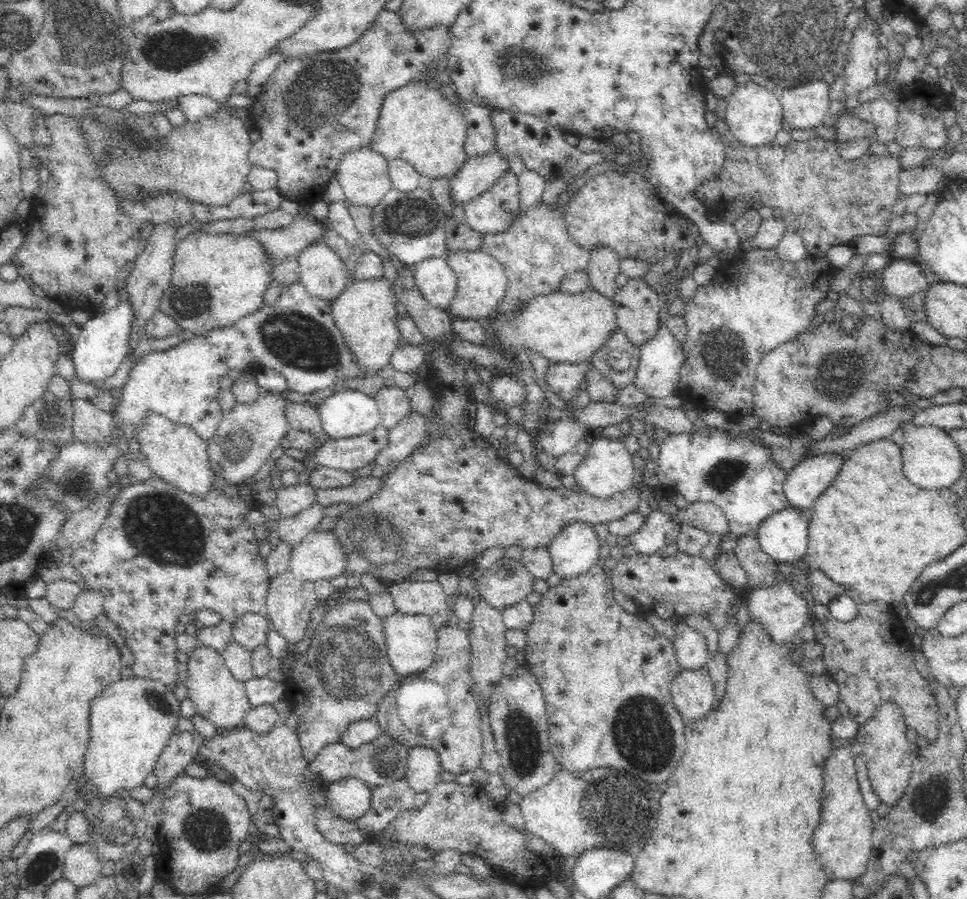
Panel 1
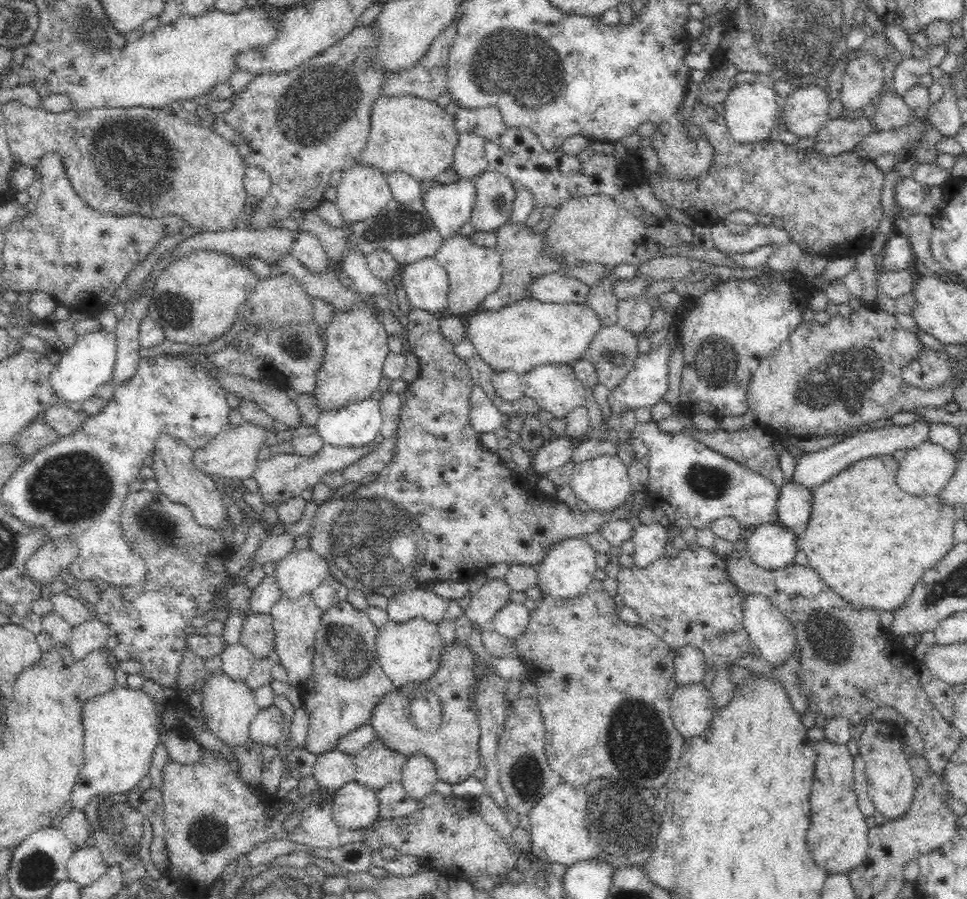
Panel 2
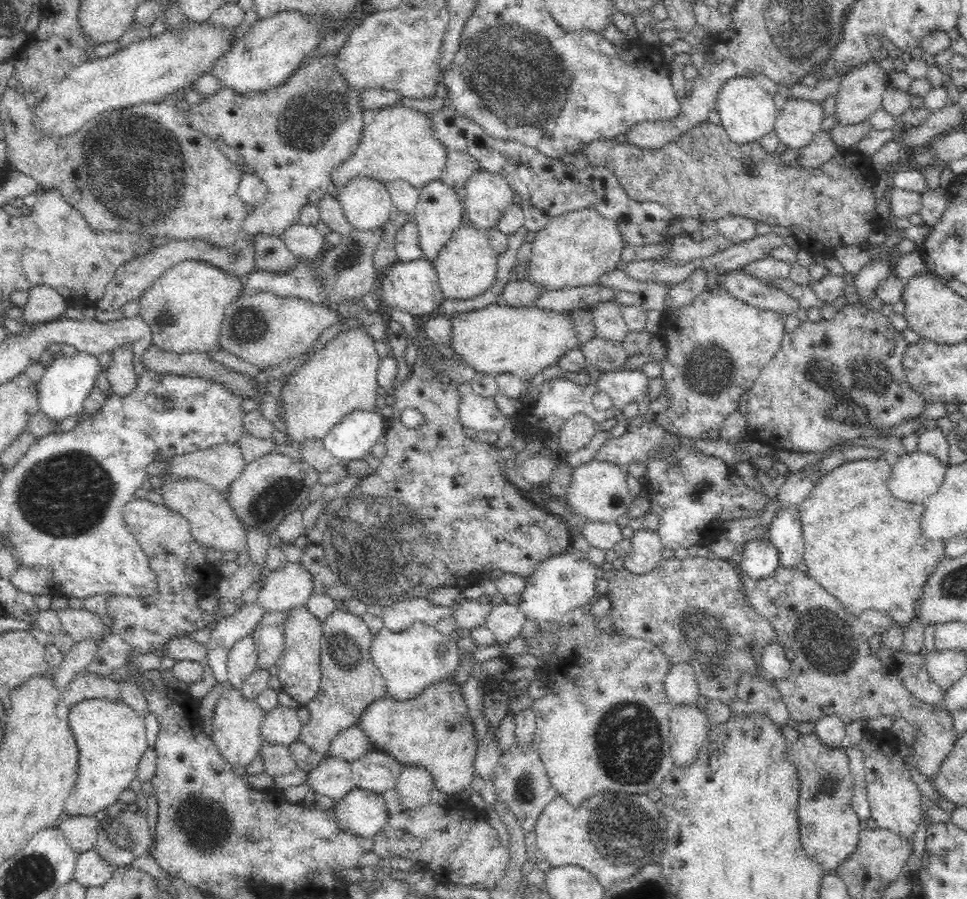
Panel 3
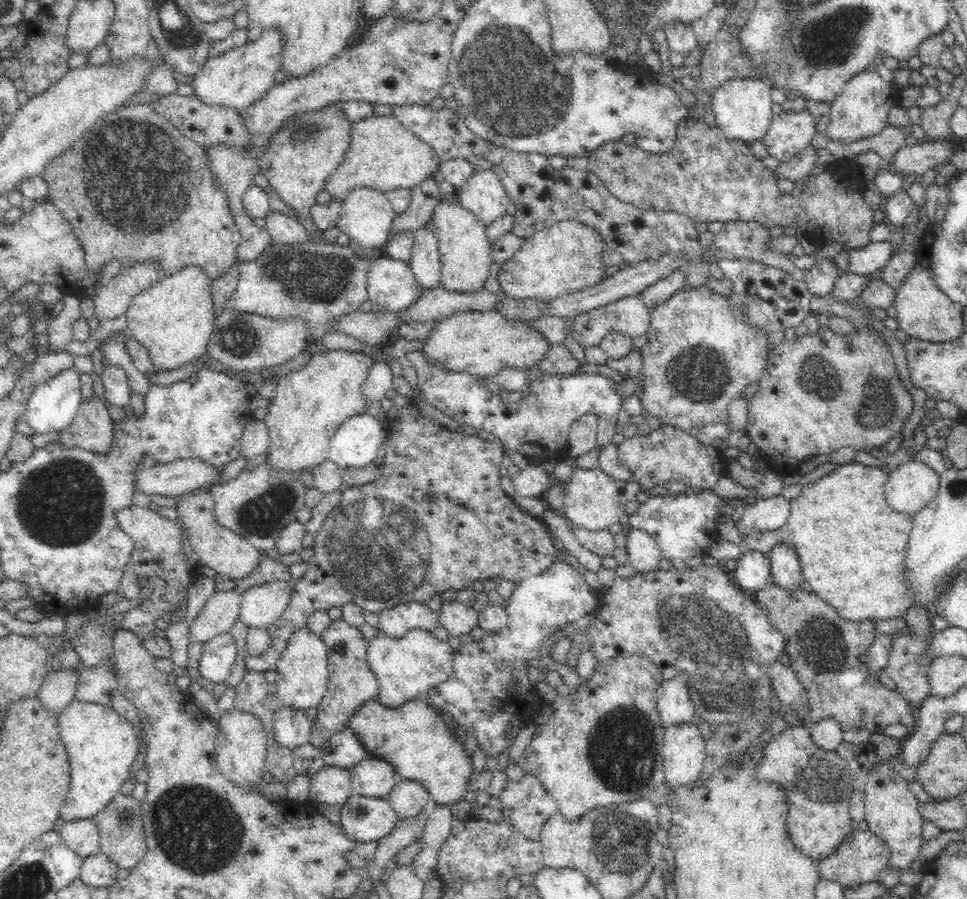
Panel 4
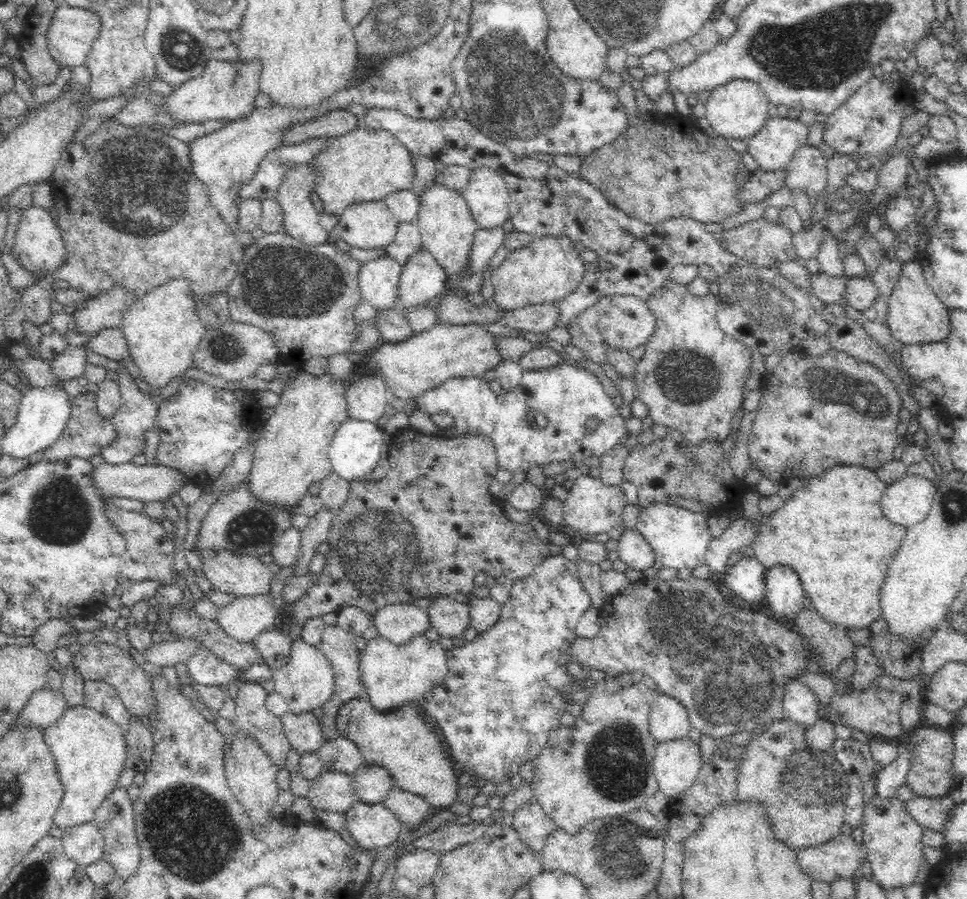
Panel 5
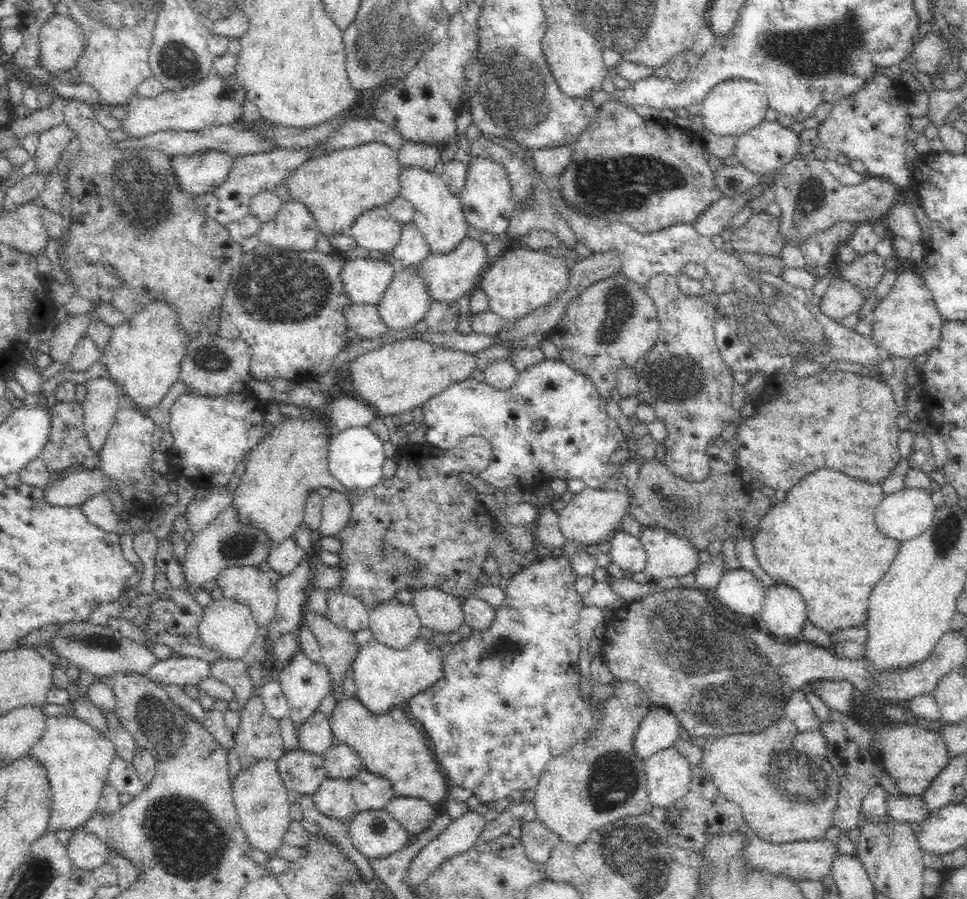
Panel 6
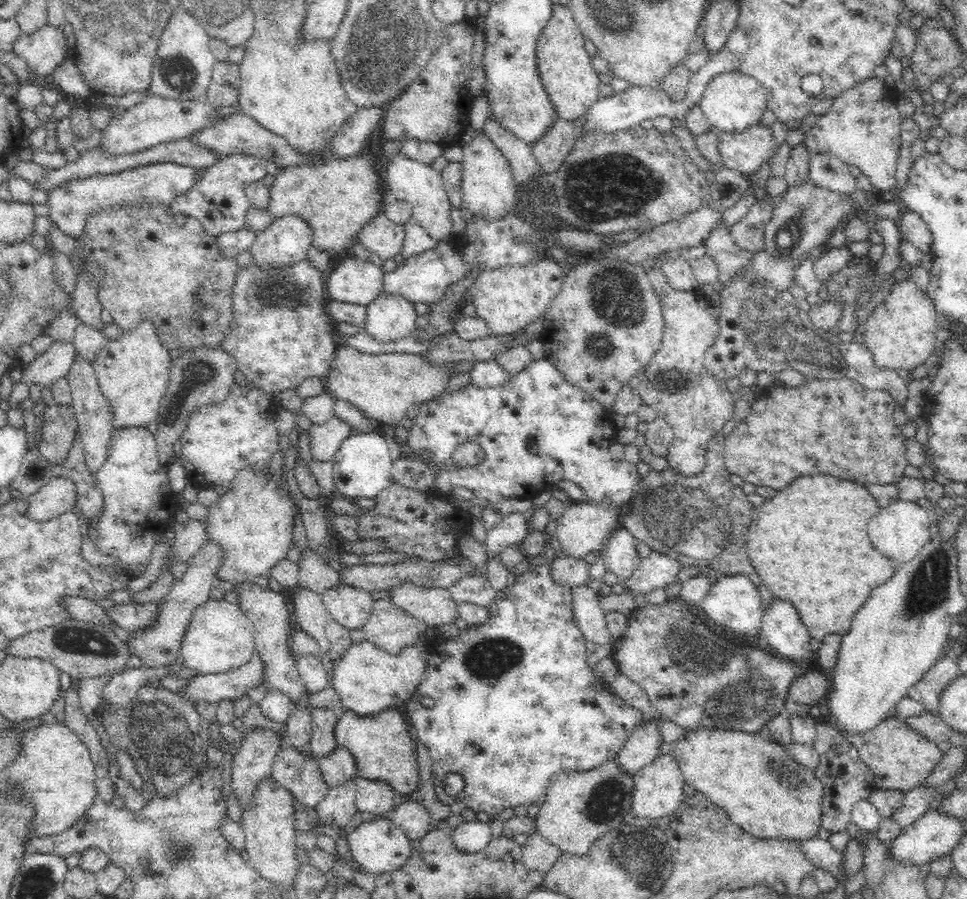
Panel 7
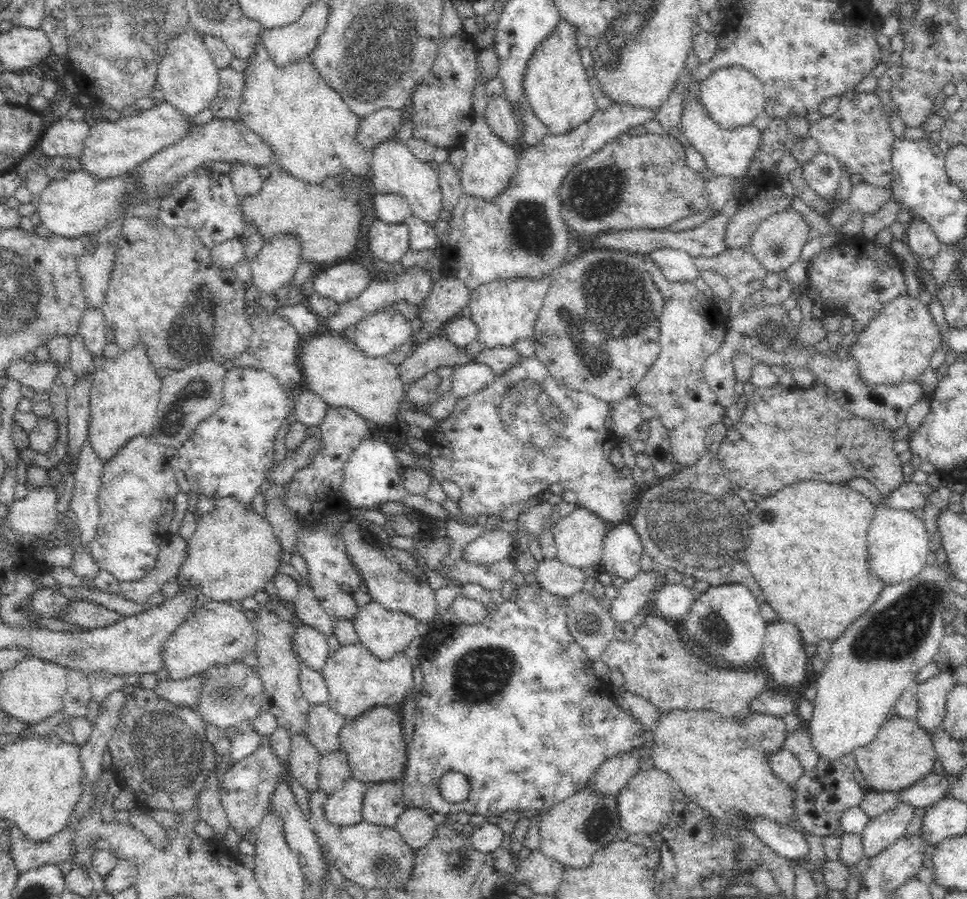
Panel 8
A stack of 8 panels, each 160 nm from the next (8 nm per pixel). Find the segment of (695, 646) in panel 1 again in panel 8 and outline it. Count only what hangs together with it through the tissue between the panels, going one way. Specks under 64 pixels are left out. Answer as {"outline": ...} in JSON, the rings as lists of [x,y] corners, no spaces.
{"outline":[[[638,748],[612,756],[601,764],[601,767],[591,776],[587,786],[599,790],[599,793],[604,796],[606,794],[617,796],[628,781],[641,770],[643,762],[643,758],[639,758]]]}

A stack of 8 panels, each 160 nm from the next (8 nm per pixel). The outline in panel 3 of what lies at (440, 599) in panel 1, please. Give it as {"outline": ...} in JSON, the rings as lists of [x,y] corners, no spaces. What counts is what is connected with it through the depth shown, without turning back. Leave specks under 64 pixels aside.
{"outline":[[[410,598],[401,600],[390,606],[381,607],[383,626],[392,632],[402,632],[414,622],[422,622],[436,626],[440,620],[453,614],[452,606],[438,606],[426,598]]]}

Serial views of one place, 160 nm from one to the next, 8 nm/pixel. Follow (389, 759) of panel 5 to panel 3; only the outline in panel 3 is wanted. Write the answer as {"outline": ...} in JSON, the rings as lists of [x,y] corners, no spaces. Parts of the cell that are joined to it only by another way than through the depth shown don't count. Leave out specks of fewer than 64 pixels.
{"outline":[[[448,678],[432,684],[414,698],[404,702],[386,696],[366,707],[358,725],[363,730],[364,736],[375,745],[376,751],[393,756],[402,765],[423,766],[432,775],[435,788],[442,794],[451,795],[467,791],[475,777],[474,761],[479,741],[476,739],[473,722],[466,712],[464,697],[460,693],[462,689],[462,685]]]}

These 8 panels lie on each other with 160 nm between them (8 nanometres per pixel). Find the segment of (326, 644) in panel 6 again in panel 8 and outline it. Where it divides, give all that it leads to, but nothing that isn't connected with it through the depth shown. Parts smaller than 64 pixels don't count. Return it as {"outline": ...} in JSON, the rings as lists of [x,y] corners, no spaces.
{"outline":[[[299,585],[293,603],[296,619],[318,629],[318,631],[326,635],[326,638],[333,634],[334,619],[322,608],[310,585]]]}

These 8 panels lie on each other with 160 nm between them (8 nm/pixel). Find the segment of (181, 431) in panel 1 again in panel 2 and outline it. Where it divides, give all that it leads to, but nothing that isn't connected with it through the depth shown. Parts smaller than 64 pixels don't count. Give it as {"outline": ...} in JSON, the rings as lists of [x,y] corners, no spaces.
{"outline":[[[163,433],[156,440],[152,454],[152,459],[154,459],[152,469],[155,473],[155,481],[158,483],[158,490],[172,502],[186,505],[192,511],[194,520],[202,527],[216,531],[225,530],[228,512],[222,503],[223,493],[218,489],[221,483],[206,473],[200,473],[194,467],[192,458],[194,458],[194,449],[188,447],[186,443],[182,443],[182,440]]]}

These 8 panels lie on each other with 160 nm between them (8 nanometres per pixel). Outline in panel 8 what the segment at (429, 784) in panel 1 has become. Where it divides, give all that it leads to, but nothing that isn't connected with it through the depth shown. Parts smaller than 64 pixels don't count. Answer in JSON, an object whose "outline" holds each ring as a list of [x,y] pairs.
{"outline":[[[407,807],[394,824],[406,844],[414,851],[420,850],[433,839],[437,830],[430,815],[421,808]]]}

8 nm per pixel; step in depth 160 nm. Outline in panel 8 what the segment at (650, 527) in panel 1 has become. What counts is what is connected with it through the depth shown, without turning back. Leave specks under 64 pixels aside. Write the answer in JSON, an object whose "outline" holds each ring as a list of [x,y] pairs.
{"outline":[[[613,524],[606,534],[599,566],[610,575],[632,580],[641,571],[643,553],[641,539],[631,524]]]}

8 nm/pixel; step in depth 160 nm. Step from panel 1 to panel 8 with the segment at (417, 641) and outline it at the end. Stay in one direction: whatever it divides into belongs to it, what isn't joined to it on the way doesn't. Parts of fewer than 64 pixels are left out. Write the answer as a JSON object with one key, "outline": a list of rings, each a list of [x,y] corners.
{"outline":[[[360,641],[354,644],[340,645],[338,650],[331,652],[320,672],[327,689],[329,690],[328,705],[338,714],[344,715],[348,719],[356,718],[368,709],[378,706],[392,706],[404,702],[413,688],[412,664],[402,652],[397,652],[388,660],[380,660],[374,656]]]}

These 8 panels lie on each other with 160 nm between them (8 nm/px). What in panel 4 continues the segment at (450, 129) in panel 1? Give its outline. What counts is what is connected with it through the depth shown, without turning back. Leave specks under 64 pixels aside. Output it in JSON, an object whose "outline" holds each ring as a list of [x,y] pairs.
{"outline":[[[372,114],[353,123],[349,131],[350,146],[323,186],[333,200],[344,201],[354,188],[373,188],[384,193],[396,188],[411,189],[432,175],[441,163],[434,149],[406,130],[392,114]]]}

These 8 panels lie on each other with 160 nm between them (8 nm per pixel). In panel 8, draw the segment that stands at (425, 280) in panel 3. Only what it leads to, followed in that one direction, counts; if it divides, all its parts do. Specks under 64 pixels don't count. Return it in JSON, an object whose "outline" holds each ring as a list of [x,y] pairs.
{"outline":[[[349,261],[317,271],[308,284],[310,290],[320,296],[345,303],[359,295],[373,278],[362,264]]]}

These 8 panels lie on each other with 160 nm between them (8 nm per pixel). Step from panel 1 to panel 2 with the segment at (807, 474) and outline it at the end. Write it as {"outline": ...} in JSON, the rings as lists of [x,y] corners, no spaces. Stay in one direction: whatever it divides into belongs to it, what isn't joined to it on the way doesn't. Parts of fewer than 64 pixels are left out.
{"outline":[[[790,478],[782,484],[779,491],[778,521],[784,528],[790,528],[798,540],[802,540],[812,512],[813,490],[794,483]]]}

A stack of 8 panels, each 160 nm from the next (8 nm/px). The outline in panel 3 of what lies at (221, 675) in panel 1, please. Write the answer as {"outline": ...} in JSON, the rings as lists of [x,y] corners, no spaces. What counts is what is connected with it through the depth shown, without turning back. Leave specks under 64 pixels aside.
{"outline":[[[225,684],[226,689],[219,698],[213,715],[213,731],[211,739],[215,742],[220,756],[227,760],[235,771],[243,772],[249,764],[254,762],[258,751],[265,743],[260,736],[260,727],[265,710],[255,700],[248,700],[239,688]]]}

